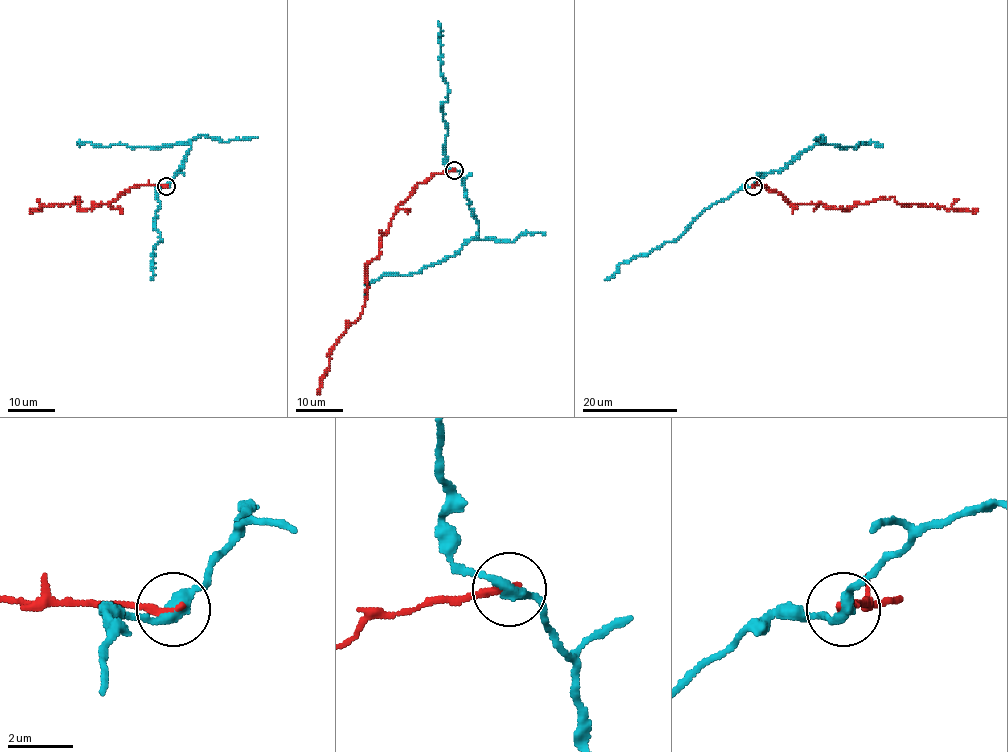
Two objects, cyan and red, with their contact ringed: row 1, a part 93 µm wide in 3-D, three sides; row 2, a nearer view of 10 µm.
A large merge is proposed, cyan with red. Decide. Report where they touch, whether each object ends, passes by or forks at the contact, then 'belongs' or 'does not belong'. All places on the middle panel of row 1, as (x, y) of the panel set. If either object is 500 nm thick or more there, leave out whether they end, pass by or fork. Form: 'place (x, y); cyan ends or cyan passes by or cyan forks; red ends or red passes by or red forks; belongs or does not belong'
place (454, 170); cyan passes by; red ends; does not belong

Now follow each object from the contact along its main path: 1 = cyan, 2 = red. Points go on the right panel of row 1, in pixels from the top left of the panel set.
1: (754, 185), (764, 175), (781, 171), (818, 143), (856, 147), (877, 143), (882, 147)
2: (754, 185), (762, 184), (779, 192), (790, 204), (821, 203), (841, 210), (890, 197), (901, 204), (977, 208)

